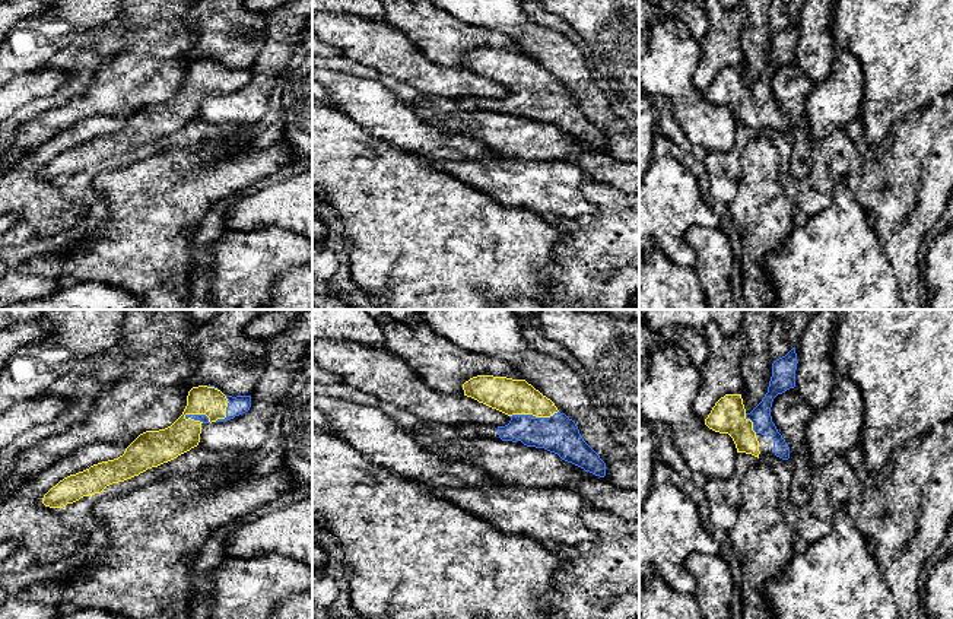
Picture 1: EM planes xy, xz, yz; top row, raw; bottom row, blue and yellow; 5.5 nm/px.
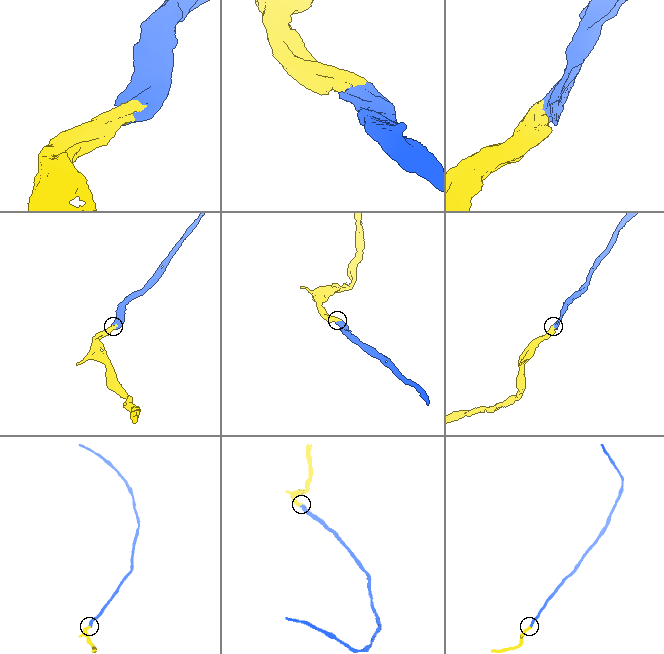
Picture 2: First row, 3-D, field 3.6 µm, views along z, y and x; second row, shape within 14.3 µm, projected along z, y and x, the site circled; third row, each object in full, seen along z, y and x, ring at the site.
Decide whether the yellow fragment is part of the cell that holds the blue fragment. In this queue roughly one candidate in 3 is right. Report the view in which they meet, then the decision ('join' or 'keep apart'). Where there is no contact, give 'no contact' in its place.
xy | join

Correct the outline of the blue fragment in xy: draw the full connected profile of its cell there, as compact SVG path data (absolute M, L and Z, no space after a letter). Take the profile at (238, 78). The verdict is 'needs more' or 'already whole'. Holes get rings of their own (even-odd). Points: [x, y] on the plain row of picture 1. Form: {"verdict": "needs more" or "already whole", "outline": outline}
{"verdict": "needs more", "outline": "M210 57L193 60L182 88L171 99L146 104L118 131L64 150L44 168L42 177L50 181L63 181L83 169L101 166L112 156L168 136L198 118L203 96L231 93L248 85L250 80L251 69L226 69Z"}

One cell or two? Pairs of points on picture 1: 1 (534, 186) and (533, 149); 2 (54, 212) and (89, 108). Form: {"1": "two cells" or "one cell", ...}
{"1": "two cells", "2": "two cells"}

